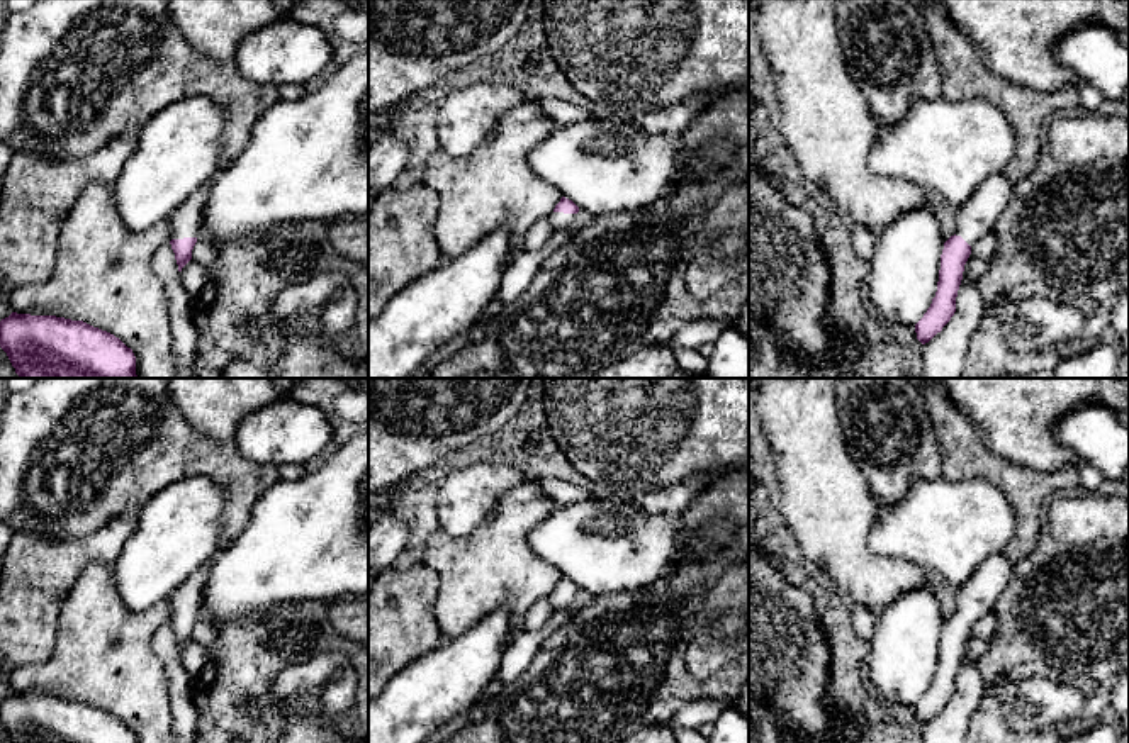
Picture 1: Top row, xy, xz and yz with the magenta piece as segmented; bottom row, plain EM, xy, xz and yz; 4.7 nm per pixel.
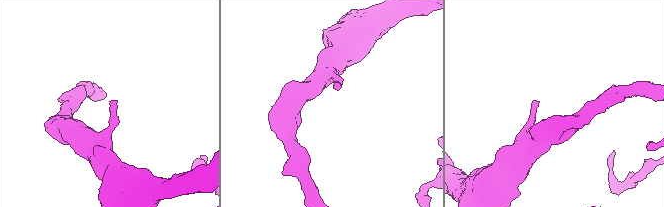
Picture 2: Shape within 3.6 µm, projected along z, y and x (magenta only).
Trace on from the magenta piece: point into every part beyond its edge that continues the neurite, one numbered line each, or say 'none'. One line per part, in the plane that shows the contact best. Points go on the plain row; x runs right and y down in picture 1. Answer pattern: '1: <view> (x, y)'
1: xy (185, 601)

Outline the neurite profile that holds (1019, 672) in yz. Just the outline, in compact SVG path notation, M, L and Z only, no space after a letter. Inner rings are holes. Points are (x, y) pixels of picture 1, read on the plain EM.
M1034 660L1034 662L1027 662L1027 663L1022 663L1022 665L1015 665L1014 668L1010 668L1007 673L1005 673L1005 680L1008 685L1015 685L1015 684L1020 684L1022 680L1025 680L1027 677L1042 677L1046 673L1049 673L1053 668L1041 662L1041 660Z

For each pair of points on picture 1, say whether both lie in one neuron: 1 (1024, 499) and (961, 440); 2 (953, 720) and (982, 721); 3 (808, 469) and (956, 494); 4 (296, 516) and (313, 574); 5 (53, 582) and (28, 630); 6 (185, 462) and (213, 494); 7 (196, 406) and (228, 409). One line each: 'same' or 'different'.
1: same
2: different
3: different
4: same
5: same
6: different
7: same

